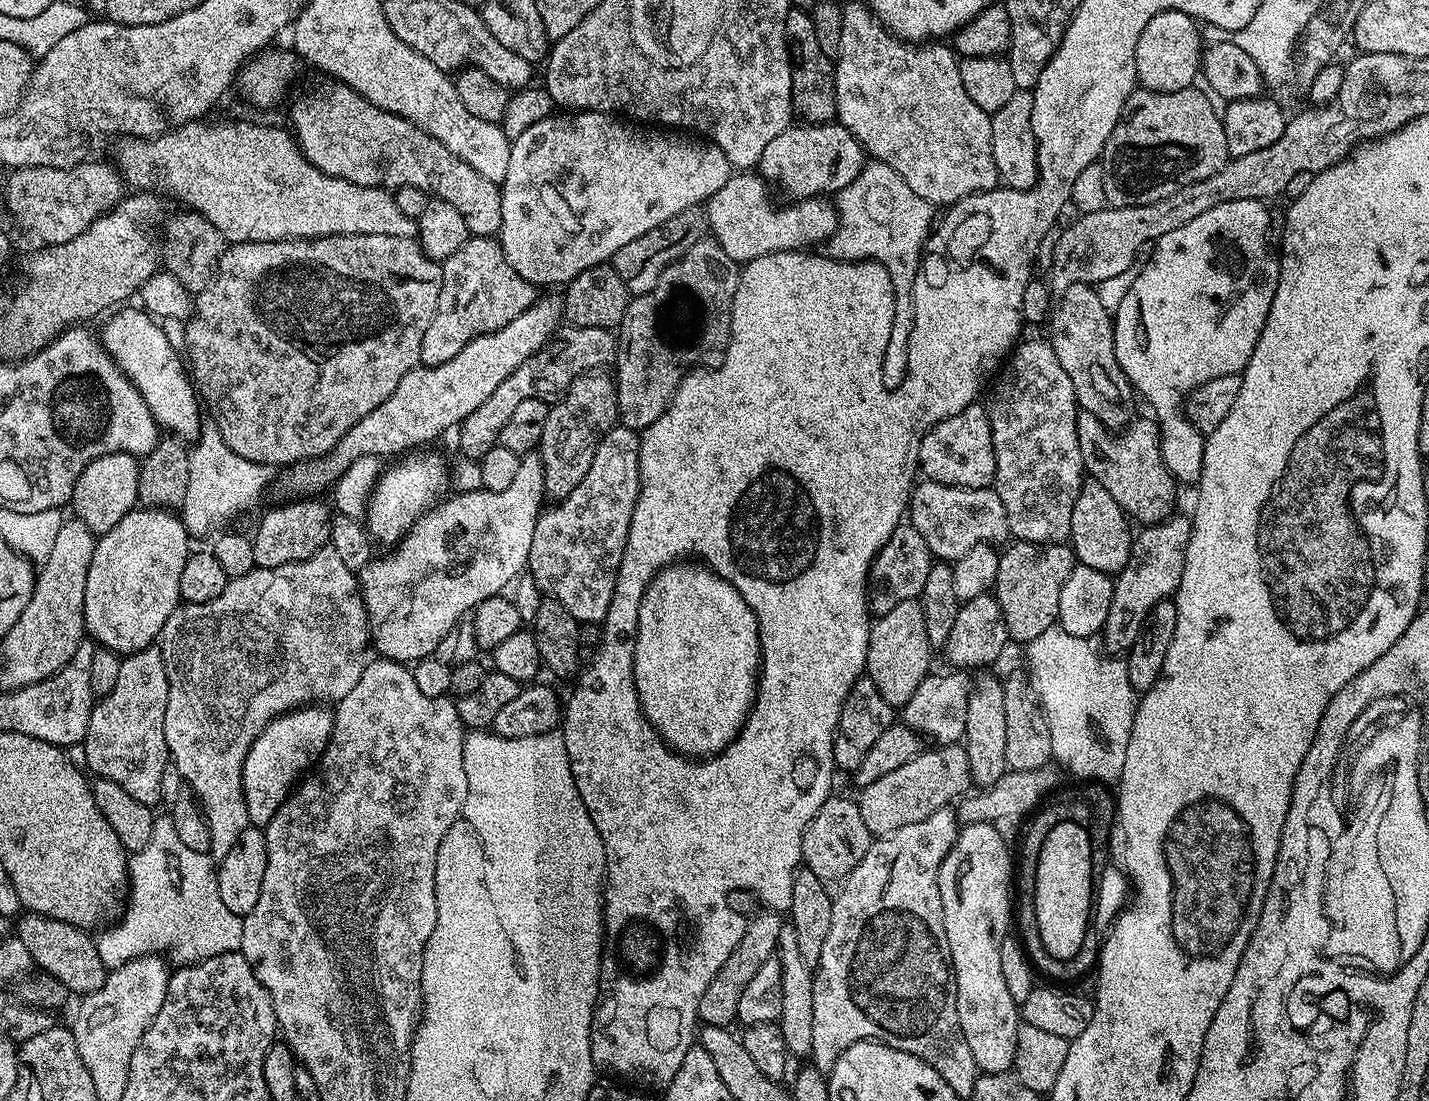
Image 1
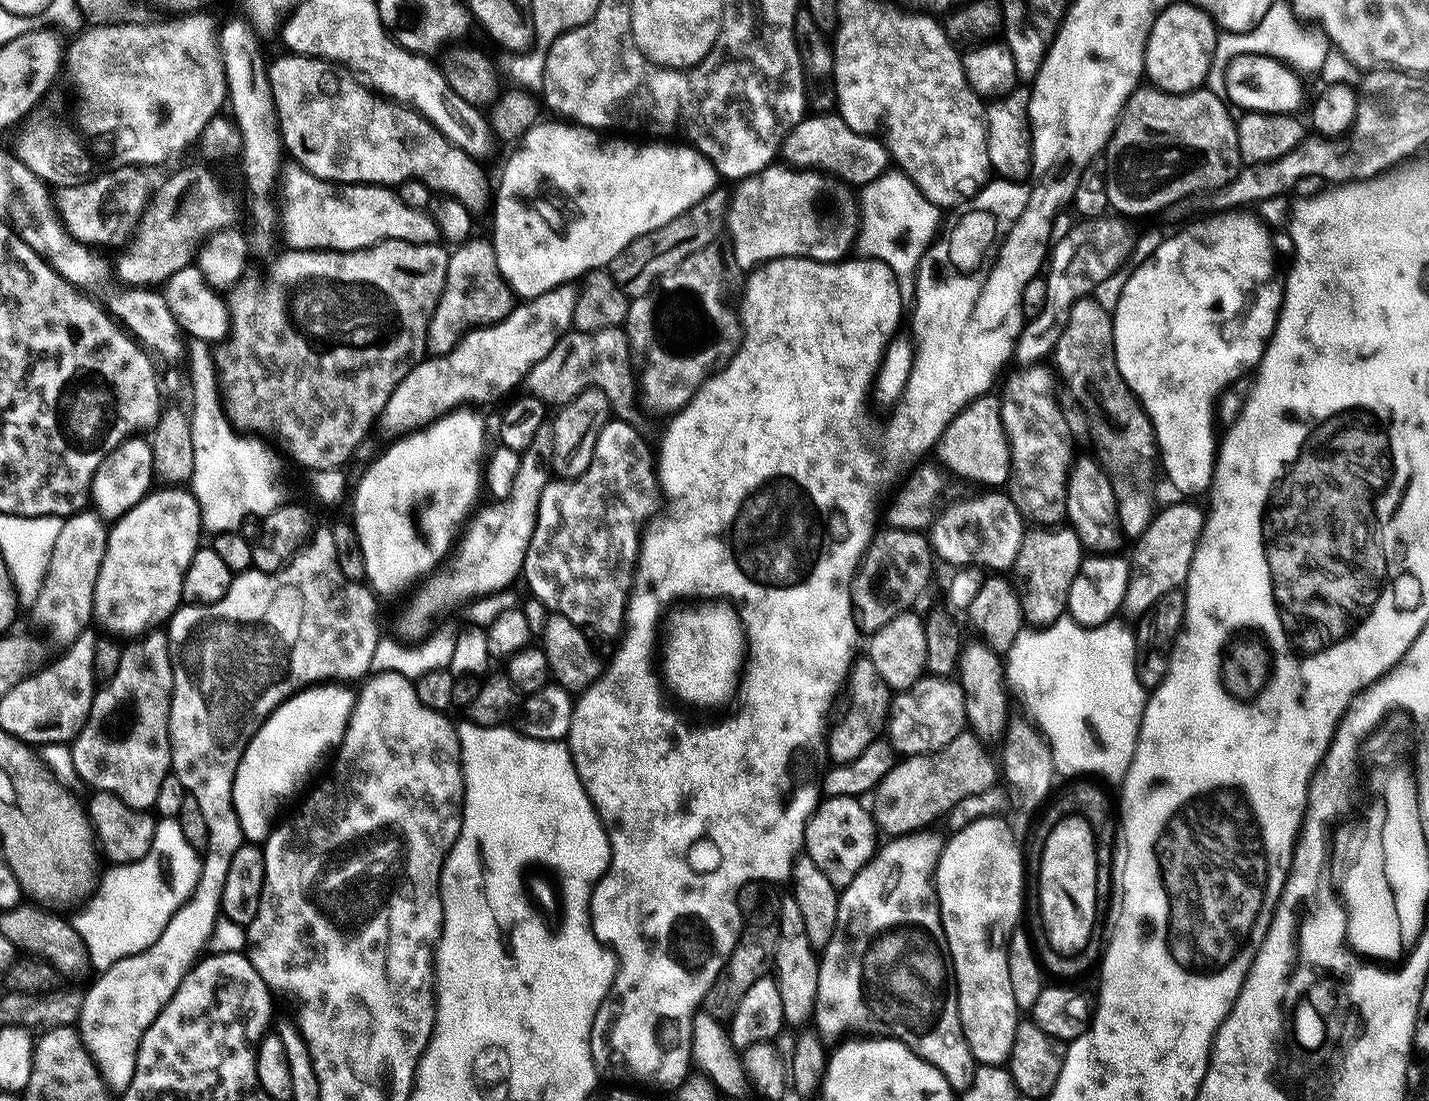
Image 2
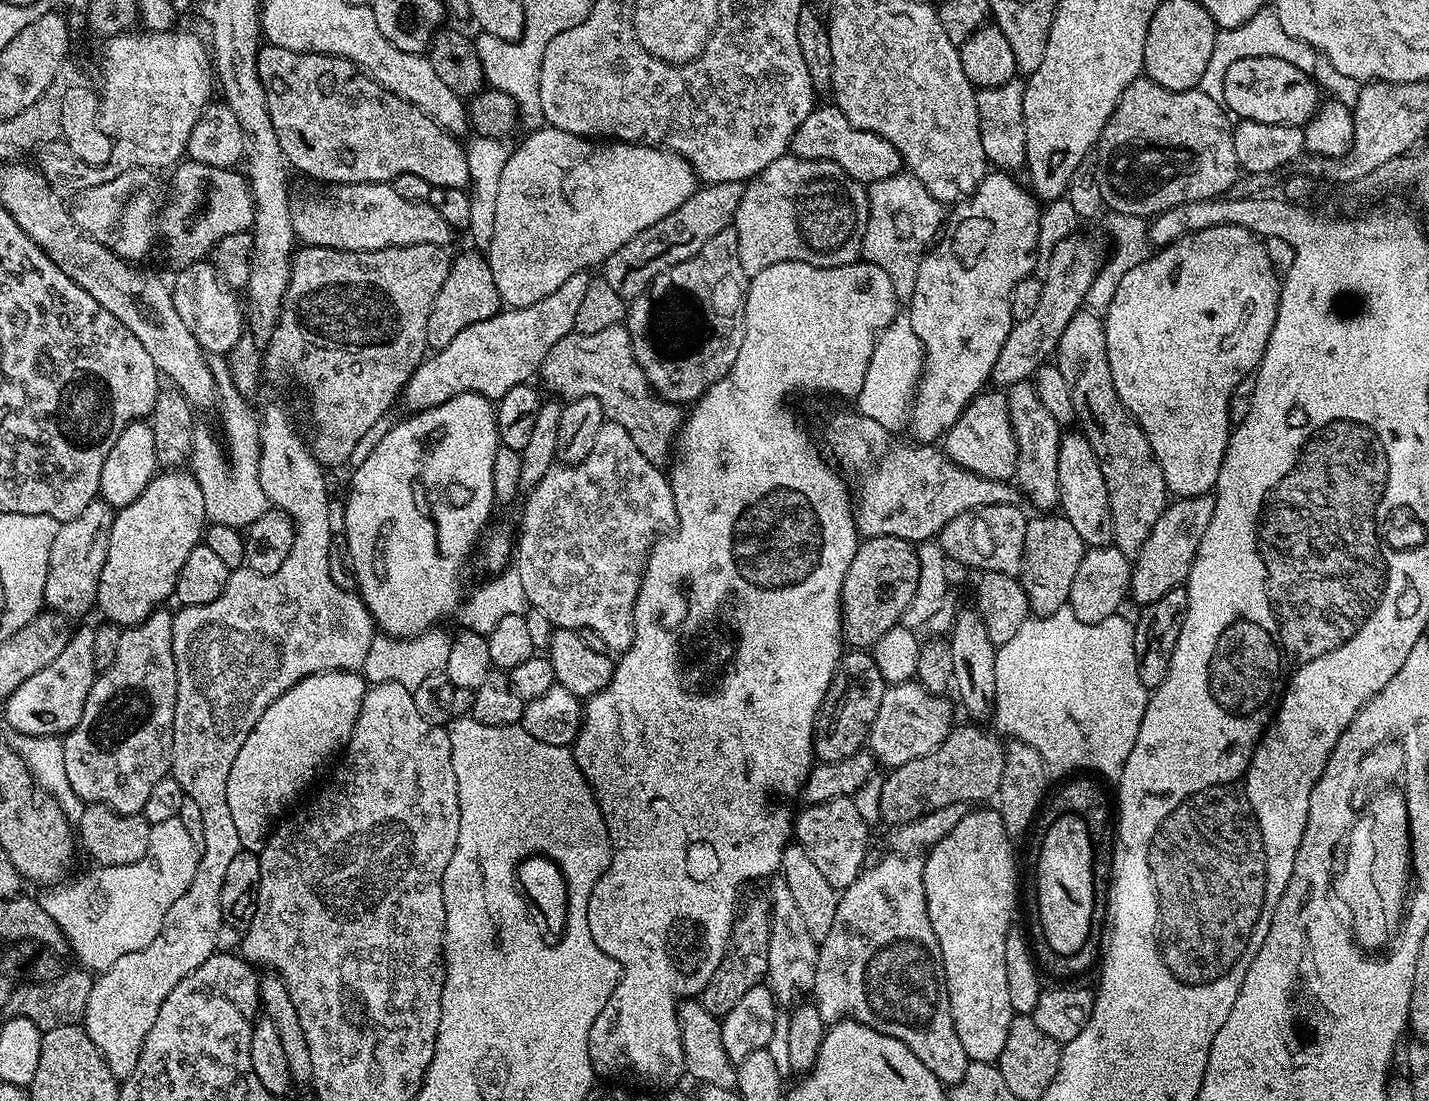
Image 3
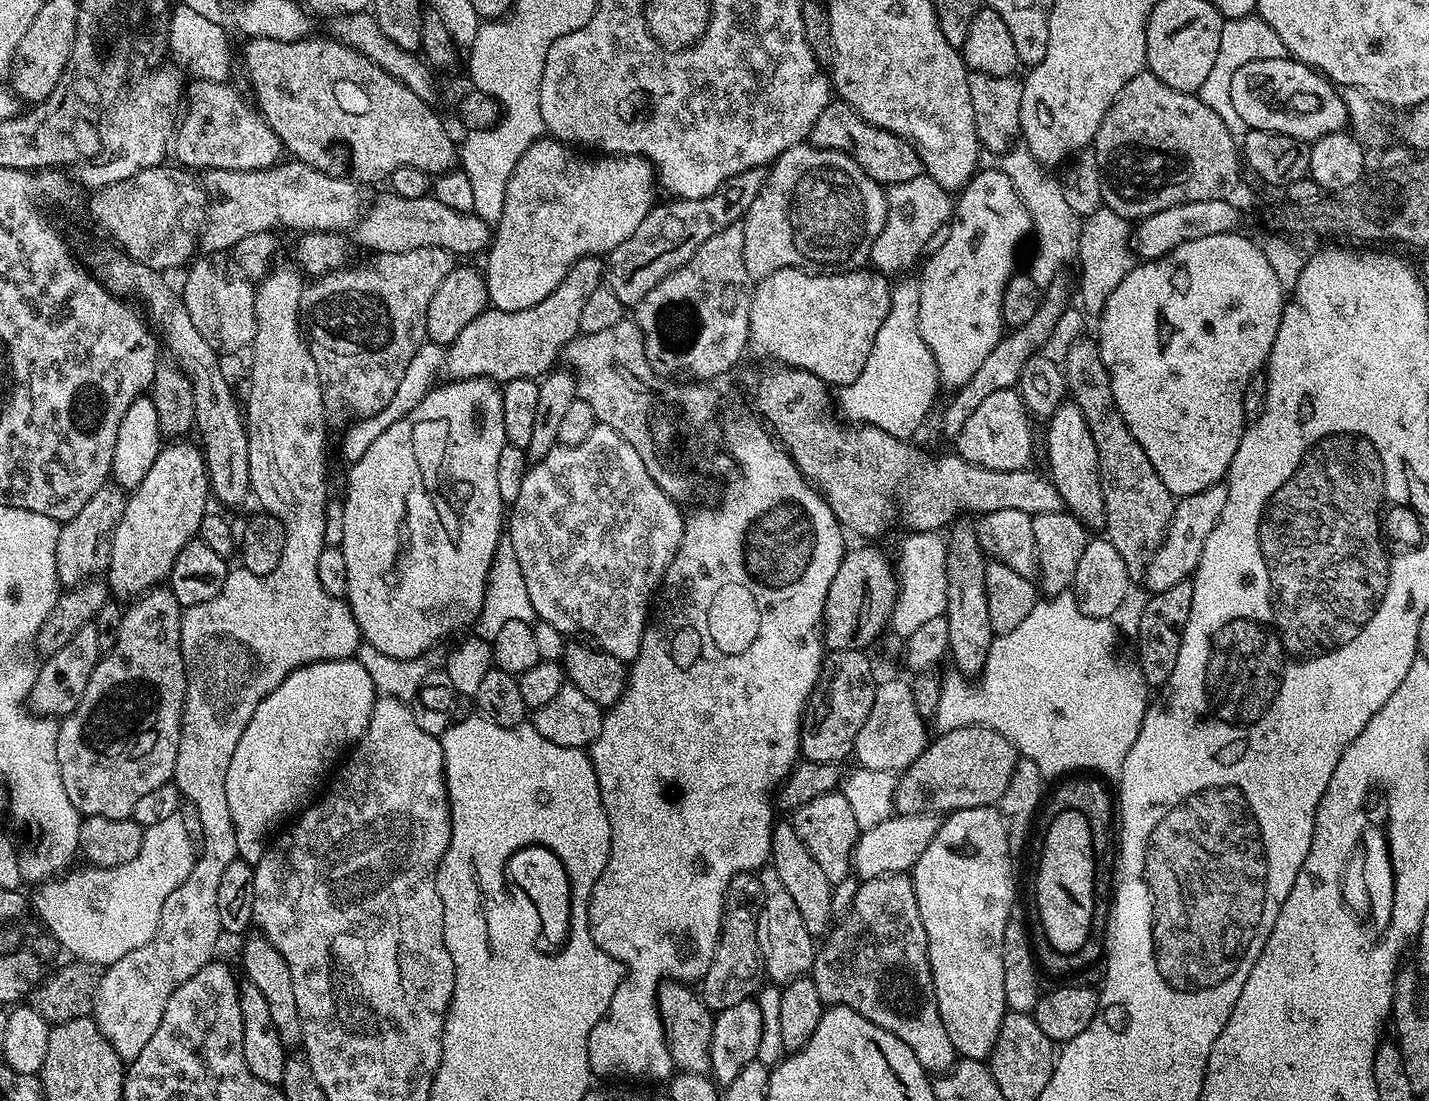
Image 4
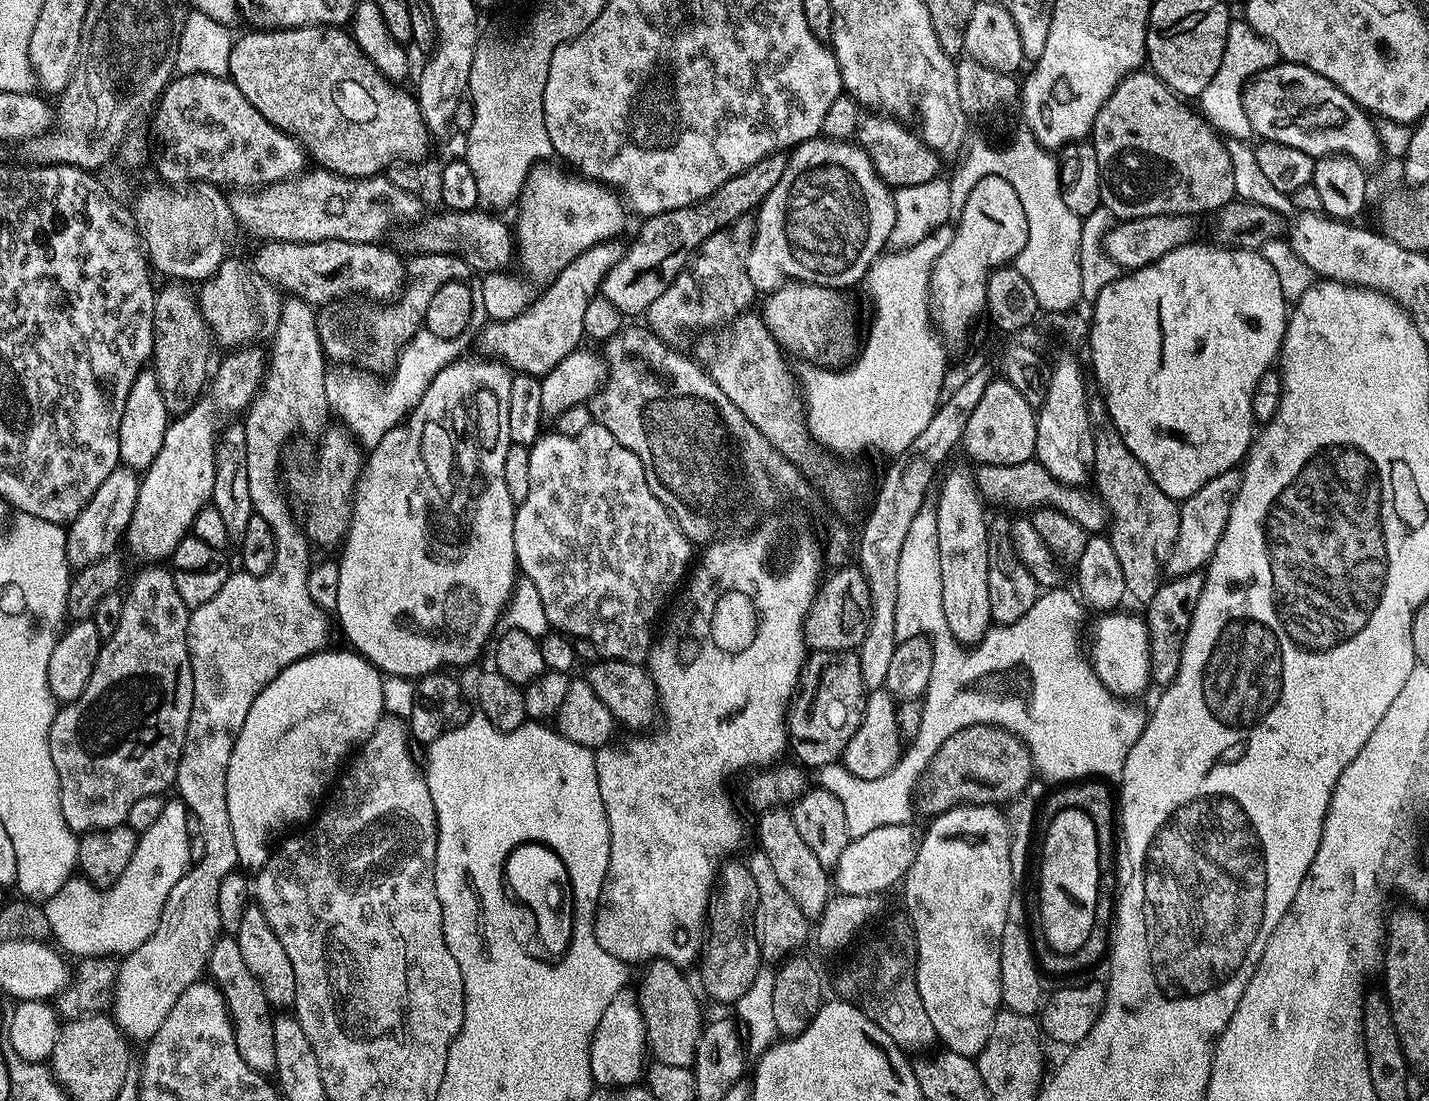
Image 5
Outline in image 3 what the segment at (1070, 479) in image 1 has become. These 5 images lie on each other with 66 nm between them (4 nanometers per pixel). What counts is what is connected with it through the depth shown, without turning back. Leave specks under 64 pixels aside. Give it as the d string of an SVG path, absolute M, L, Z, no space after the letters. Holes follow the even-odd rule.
M1023 382L1011 385L1007 389L1006 395L1008 397L1008 409L1010 410L1010 422L1018 446L1015 483L1026 500L1029 500L1036 507L1036 510L1055 509L1060 502L1058 458L1060 457L1060 438L1062 435L1061 421L1056 420L1050 410L1043 405L1036 393L1035 383ZM1047 488L1048 493L1043 496L1040 492L1046 491Z

